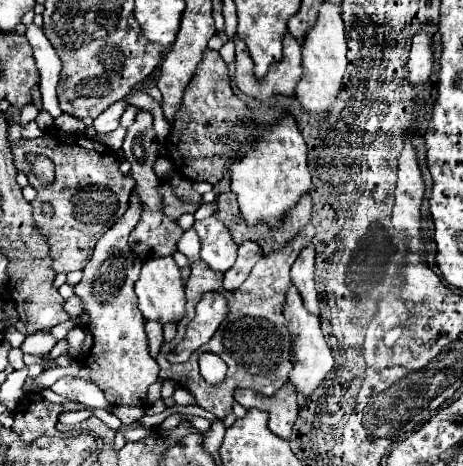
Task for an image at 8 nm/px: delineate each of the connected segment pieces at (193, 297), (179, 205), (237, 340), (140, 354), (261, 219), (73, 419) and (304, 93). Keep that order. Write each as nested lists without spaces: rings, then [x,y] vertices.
[[[202,259],[194,261],[190,267],[190,277],[186,281],[186,317],[178,323],[178,335],[186,331],[186,325],[194,319],[194,307],[206,291],[222,291],[222,273],[216,273],[206,267]]]
[[[162,181],[162,185],[160,185],[160,193],[162,193],[162,197],[164,197],[164,211],[166,211],[166,215],[172,217],[172,219],[178,219],[182,213],[194,213],[194,211],[198,209],[198,205],[194,205],[194,203],[182,203],[182,201],[172,193],[172,189],[168,187],[166,181]]]
[[[306,225],[284,249],[260,259],[252,269],[250,277],[244,281],[242,289],[226,295],[226,327],[220,327],[218,335],[212,337],[210,343],[200,349],[216,353],[220,357],[226,355],[228,375],[224,383],[208,385],[198,373],[196,355],[184,365],[170,365],[160,359],[160,377],[172,379],[176,385],[190,391],[196,397],[196,405],[220,419],[232,413],[232,405],[236,403],[234,393],[238,389],[252,389],[256,393],[272,397],[288,381],[288,373],[292,371],[292,335],[286,327],[286,319],[282,313],[286,291],[290,287],[290,267],[300,255],[300,251],[312,245],[314,233],[314,225]]]
[[[130,195],[130,207],[128,211],[122,215],[122,219],[108,229],[96,243],[94,247],[94,255],[88,261],[88,265],[84,267],[84,277],[82,281],[76,285],[76,295],[82,299],[83,312],[90,313],[90,321],[84,326],[86,337],[82,344],[77,361],[89,367],[92,370],[92,381],[104,391],[106,399],[110,405],[138,405],[138,407],[146,407],[146,391],[148,385],[152,385],[158,379],[158,363],[150,357],[148,351],[148,337],[144,333],[144,317],[140,313],[140,309],[136,307],[136,293],[134,293],[134,283],[138,279],[140,273],[140,259],[130,251],[128,247],[128,235],[130,231],[136,227],[138,219],[140,219],[140,201],[136,199],[136,195]]]
[[[292,117],[278,119],[270,131],[260,133],[260,139],[256,139],[256,147],[252,151],[248,151],[242,159],[230,165],[228,173],[232,179],[232,193],[236,193],[238,197],[244,221],[250,225],[280,225],[286,213],[298,205],[300,197],[308,195],[312,189],[306,143],[300,135],[296,121]]]
[[[91,409],[76,412],[64,412],[59,416],[58,421],[63,424],[76,424],[86,420],[91,415]]]
[[[324,1],[320,7],[320,15],[316,25],[308,31],[306,43],[302,47],[302,79],[296,87],[296,99],[300,101],[302,109],[310,115],[328,113],[334,107],[334,101],[342,89],[342,79],[346,73],[348,57],[346,57],[346,31],[342,23],[340,7]]]

